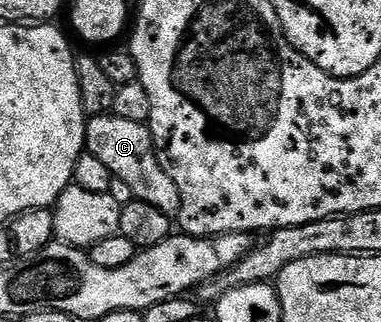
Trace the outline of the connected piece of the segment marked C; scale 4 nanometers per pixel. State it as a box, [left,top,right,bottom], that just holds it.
[84,114,179,216]

